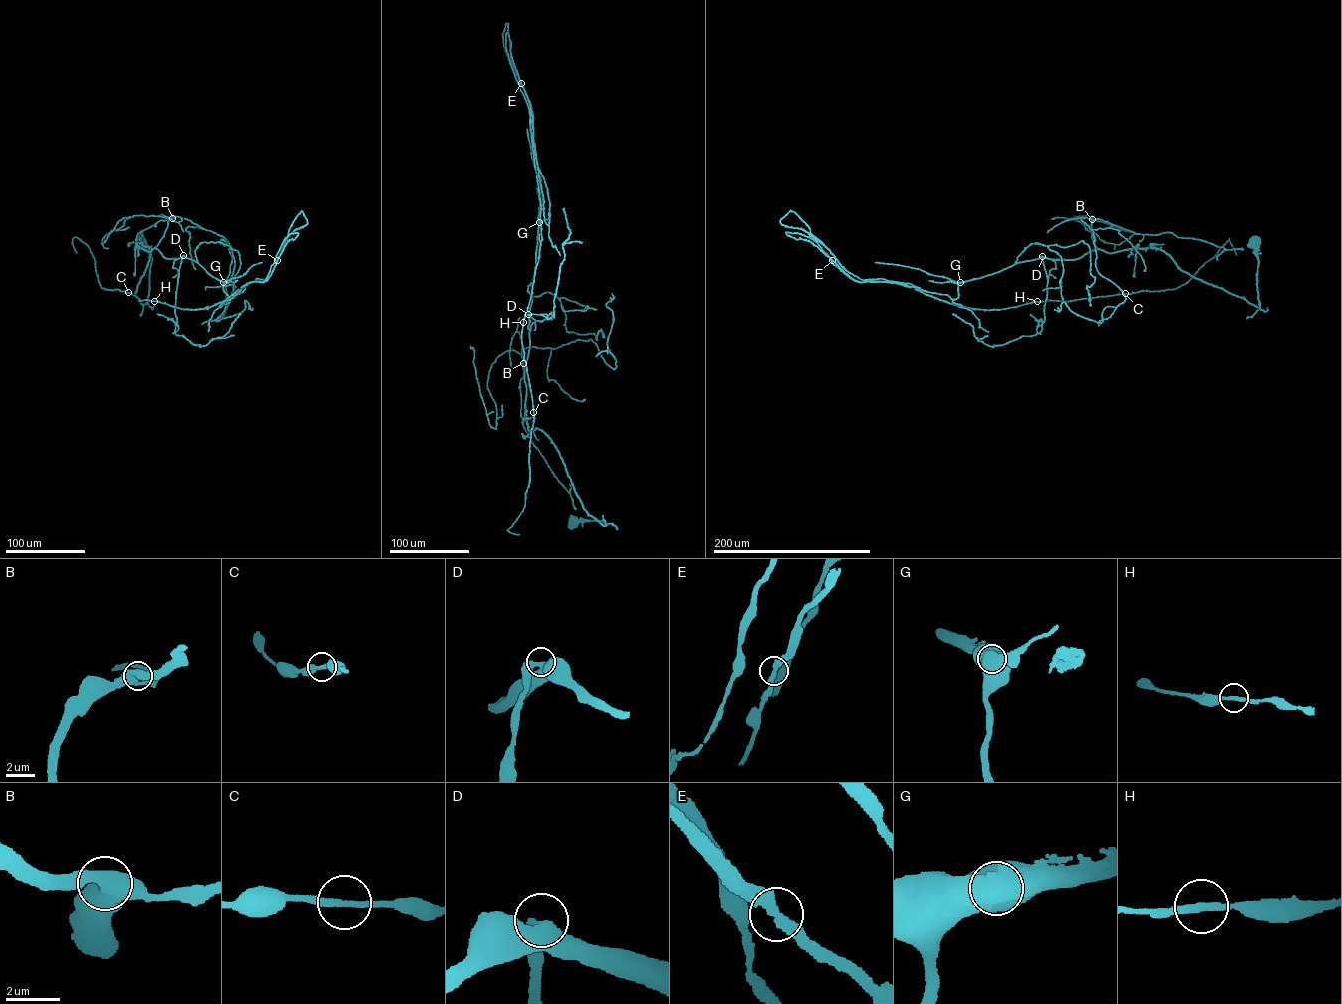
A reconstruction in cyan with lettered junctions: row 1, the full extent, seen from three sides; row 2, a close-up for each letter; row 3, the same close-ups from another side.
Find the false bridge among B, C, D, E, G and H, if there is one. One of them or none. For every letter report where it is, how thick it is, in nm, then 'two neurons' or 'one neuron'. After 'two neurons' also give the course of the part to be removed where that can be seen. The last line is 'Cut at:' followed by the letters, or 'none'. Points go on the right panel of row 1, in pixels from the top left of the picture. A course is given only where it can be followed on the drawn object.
B: at (1092, 219); 550 nm thick; one neuron
C: at (1125, 293); 200 nm thick; one neuron
D: at (1042, 256); 480 nm thick; one neuron
E: at (832, 260); 360 nm thick; one neuron
G: at (960, 282); 1350 nm thick; two neurons; foreign part runs (960, 282), (916, 268), (875, 262)
H: at (1037, 301); 240 nm thick; one neuron
Cut at: G

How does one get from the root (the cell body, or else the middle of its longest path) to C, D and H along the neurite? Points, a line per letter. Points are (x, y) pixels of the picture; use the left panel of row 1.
C: (141, 240), (141, 304), (140, 242), (223, 281), (219, 307), (234, 295), (190, 309), (128, 292)
D: (141, 240), (152, 261), (147, 302), (141, 304), (135, 293), (151, 251), (136, 245), (167, 258), (183, 255)
H: (141, 240), (141, 304), (140, 242), (223, 281), (219, 307), (234, 295), (154, 301)

